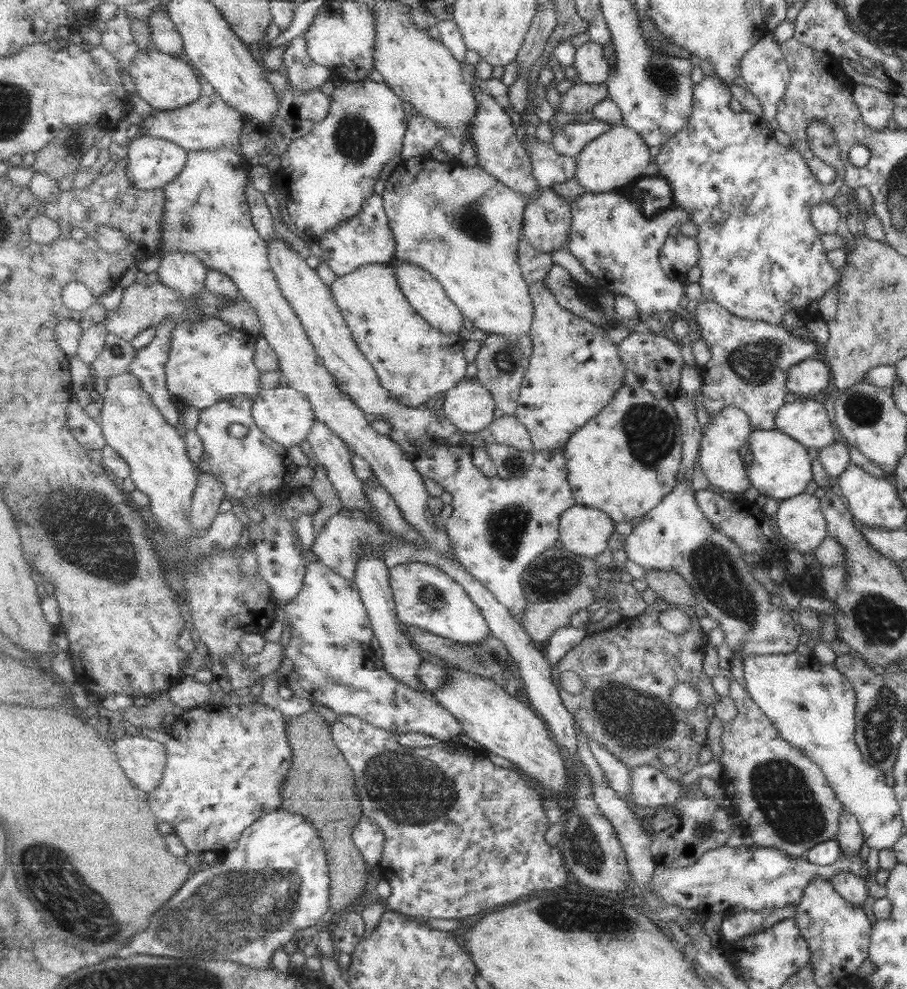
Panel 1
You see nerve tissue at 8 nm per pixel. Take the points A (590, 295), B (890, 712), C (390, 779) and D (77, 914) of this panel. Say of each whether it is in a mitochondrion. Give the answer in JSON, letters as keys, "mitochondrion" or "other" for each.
{"A":"other","B":"mitochondrion","C":"mitochondrion","D":"mitochondrion"}

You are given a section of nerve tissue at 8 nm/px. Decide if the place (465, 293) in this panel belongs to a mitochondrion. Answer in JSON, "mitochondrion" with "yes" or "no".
{"mitochondrion":"no"}

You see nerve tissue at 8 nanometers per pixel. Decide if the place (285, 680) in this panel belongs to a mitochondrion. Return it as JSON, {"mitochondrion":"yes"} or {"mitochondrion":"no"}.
{"mitochondrion":"no"}

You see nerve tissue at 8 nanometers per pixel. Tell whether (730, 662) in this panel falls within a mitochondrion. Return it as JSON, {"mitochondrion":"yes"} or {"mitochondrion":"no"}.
{"mitochondrion":"no"}

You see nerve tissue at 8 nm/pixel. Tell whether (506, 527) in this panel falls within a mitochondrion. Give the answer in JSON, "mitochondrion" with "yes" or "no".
{"mitochondrion":"yes"}

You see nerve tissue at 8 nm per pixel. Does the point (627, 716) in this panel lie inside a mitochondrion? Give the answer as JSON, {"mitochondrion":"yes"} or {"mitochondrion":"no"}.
{"mitochondrion":"yes"}

